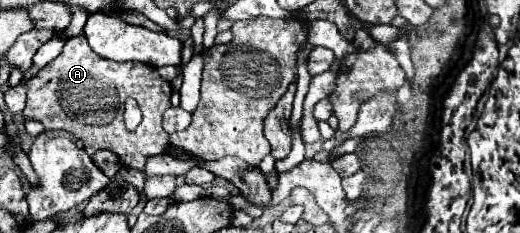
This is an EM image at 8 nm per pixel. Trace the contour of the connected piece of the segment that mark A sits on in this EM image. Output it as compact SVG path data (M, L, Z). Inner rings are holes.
M81 33L77 37L69 37L63 47L63 53L55 61L51 61L47 67L43 67L39 71L39 75L27 83L27 107L25 107L23 115L25 115L25 119L41 121L45 125L45 129L63 129L63 131L73 133L75 137L79 137L83 141L85 151L89 155L93 155L97 149L109 149L119 157L123 167L145 171L145 163L149 157L163 155L169 149L169 133L163 129L161 117L163 117L165 109L171 107L171 91L173 91L171 83L165 81L157 73L155 67L143 65L141 61L117 63L117 61L103 59L101 55L93 53L85 35ZM127 97L135 97L135 101L139 103L139 109L143 113L143 121L139 123L139 127L135 131L127 131L125 123L123 123L123 111L125 111Z

